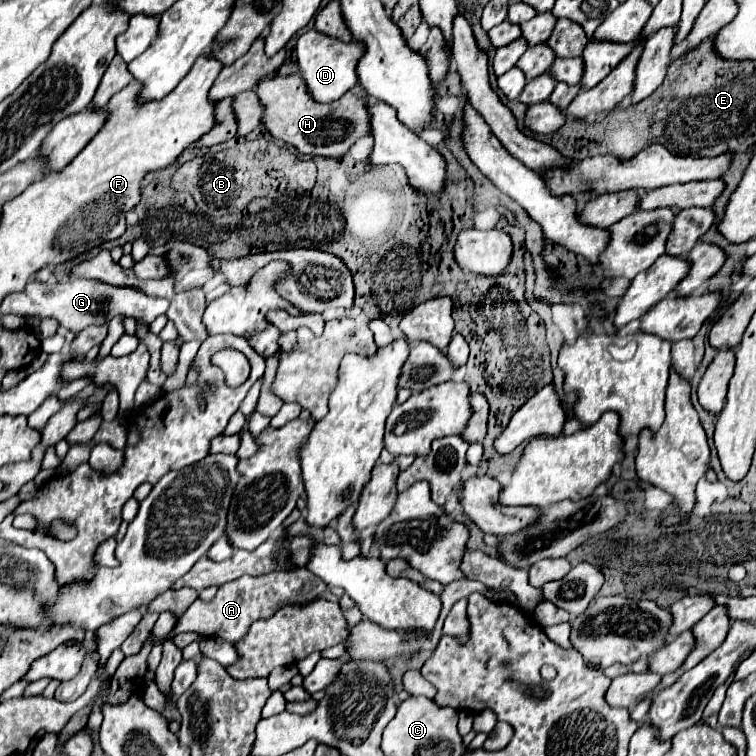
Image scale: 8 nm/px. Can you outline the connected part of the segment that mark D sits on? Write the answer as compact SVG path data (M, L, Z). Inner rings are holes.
M311 29L297 39L295 51L297 51L299 75L303 77L307 93L315 103L333 103L341 99L351 87L355 87L357 81L355 67L357 67L357 59L361 57L361 43L355 41L341 43L339 39L319 35L319 31Z

